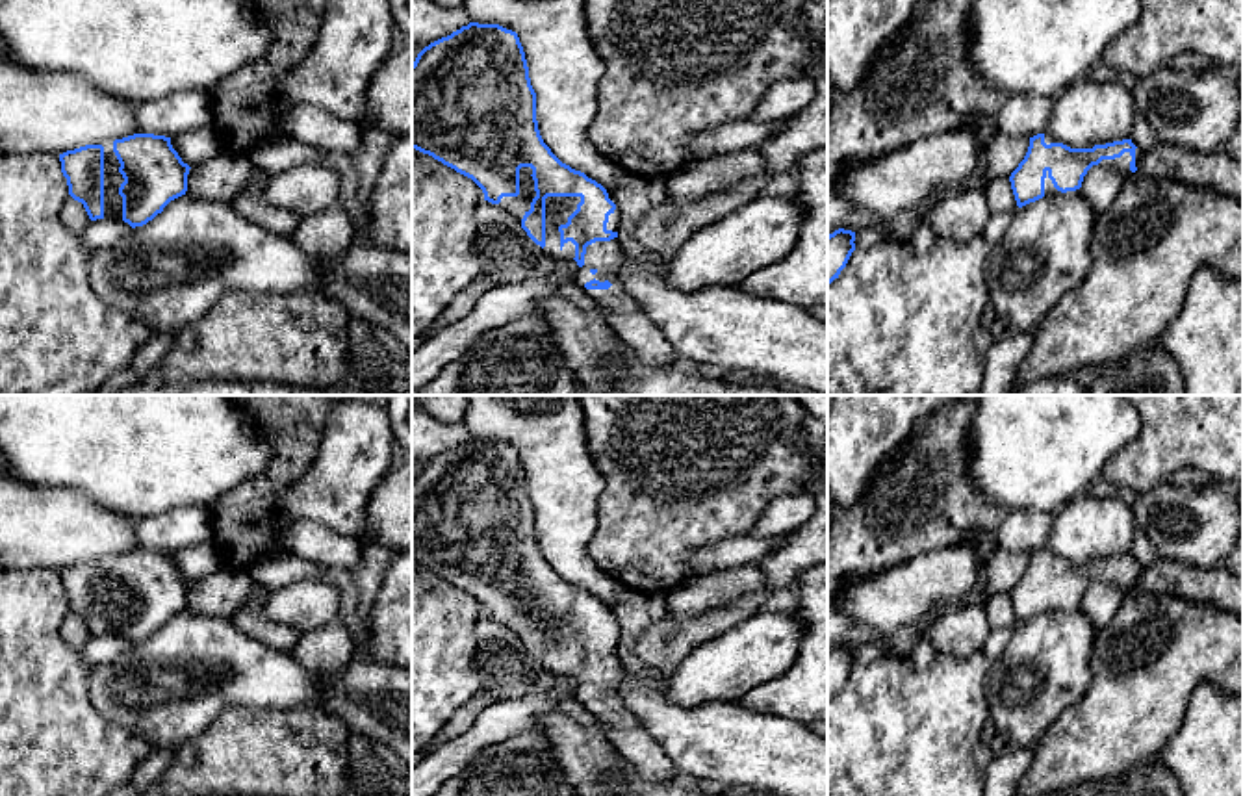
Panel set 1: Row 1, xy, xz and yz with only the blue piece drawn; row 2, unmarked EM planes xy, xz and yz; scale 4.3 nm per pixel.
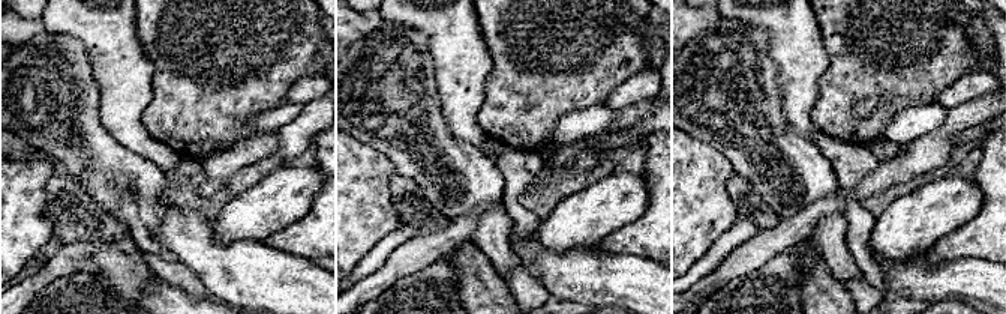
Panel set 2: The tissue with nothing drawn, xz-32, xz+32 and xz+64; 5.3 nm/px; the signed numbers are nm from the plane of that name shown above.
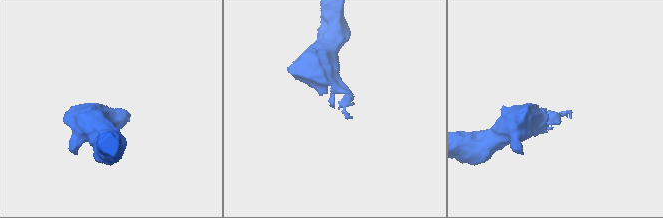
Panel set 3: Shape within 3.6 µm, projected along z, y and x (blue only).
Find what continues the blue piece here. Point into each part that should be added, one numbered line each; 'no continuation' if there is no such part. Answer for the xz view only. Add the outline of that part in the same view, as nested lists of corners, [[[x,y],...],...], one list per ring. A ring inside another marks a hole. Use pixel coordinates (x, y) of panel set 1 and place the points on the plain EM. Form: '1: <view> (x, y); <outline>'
1: xz (557, 624); [[[547,612],[545,614],[545,662],[544,666],[557,675],[573,675],[575,661],[560,659],[558,642],[577,625],[581,612]]]

